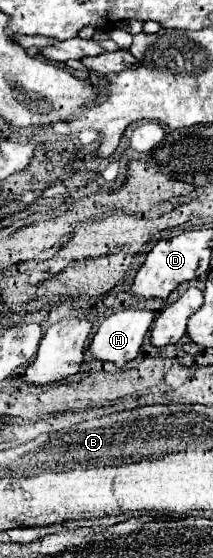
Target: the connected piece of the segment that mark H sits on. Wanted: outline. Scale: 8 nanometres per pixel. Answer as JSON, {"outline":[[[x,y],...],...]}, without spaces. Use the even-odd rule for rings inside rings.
{"outline":[[[120,310],[106,318],[92,338],[90,354],[100,362],[114,362],[122,368],[140,352],[142,340],[154,320],[154,312]]]}

